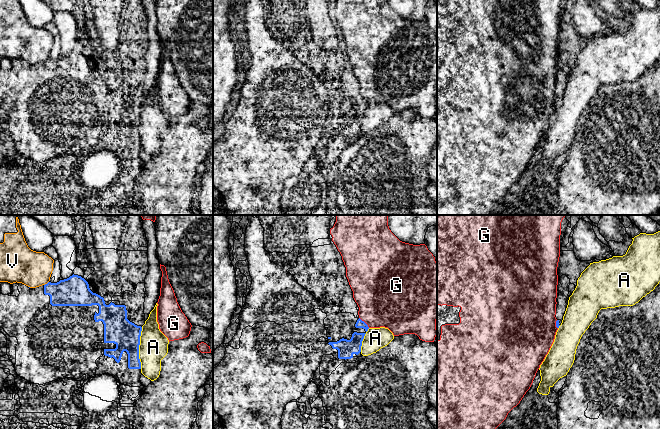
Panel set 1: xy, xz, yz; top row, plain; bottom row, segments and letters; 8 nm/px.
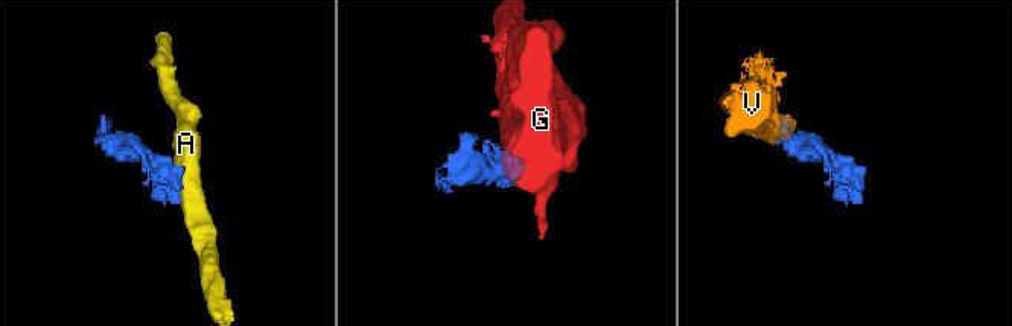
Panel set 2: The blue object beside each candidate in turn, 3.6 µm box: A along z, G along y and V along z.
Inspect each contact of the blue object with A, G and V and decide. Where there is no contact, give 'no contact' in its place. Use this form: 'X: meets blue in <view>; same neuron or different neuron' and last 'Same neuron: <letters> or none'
A: meets blue in xy; different neuron
G: meets blue in xz; different neuron
V: meets blue in xy; different neuron
Same neuron: none

